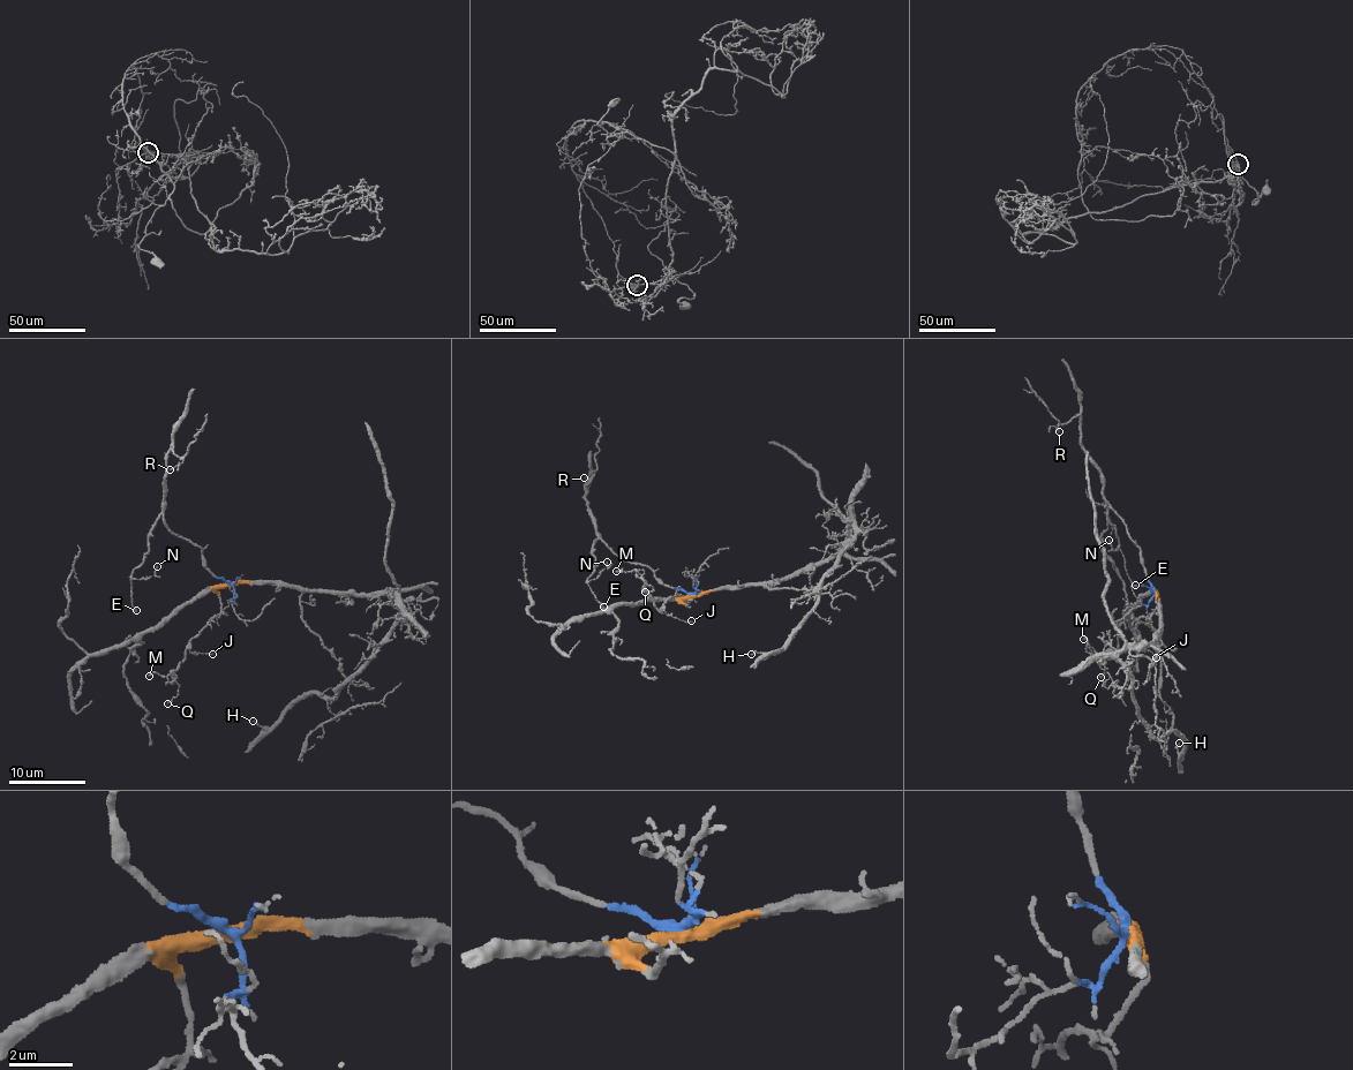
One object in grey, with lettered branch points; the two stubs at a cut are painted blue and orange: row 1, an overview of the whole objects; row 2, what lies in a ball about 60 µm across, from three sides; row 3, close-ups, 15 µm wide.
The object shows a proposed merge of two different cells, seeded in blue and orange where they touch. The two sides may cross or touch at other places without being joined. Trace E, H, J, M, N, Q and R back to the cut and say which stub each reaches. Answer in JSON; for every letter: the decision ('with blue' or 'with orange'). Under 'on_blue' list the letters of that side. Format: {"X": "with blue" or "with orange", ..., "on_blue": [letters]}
{"E": "with blue", "H": "with orange", "J": "with orange", "M": "with orange", "N": "with blue", "Q": "with orange", "R": "with blue", "on_blue": ["E", "N", "R"]}

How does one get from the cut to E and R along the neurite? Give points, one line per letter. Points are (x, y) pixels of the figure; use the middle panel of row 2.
E: (693, 595), (655, 577), (646, 565), (624, 562), (602, 540), (592, 554), (594, 572), (587, 581), (603, 608)
R: (693, 595), (667, 586), (646, 565), (624, 562), (600, 539), (584, 496), (593, 473), (585, 477)

